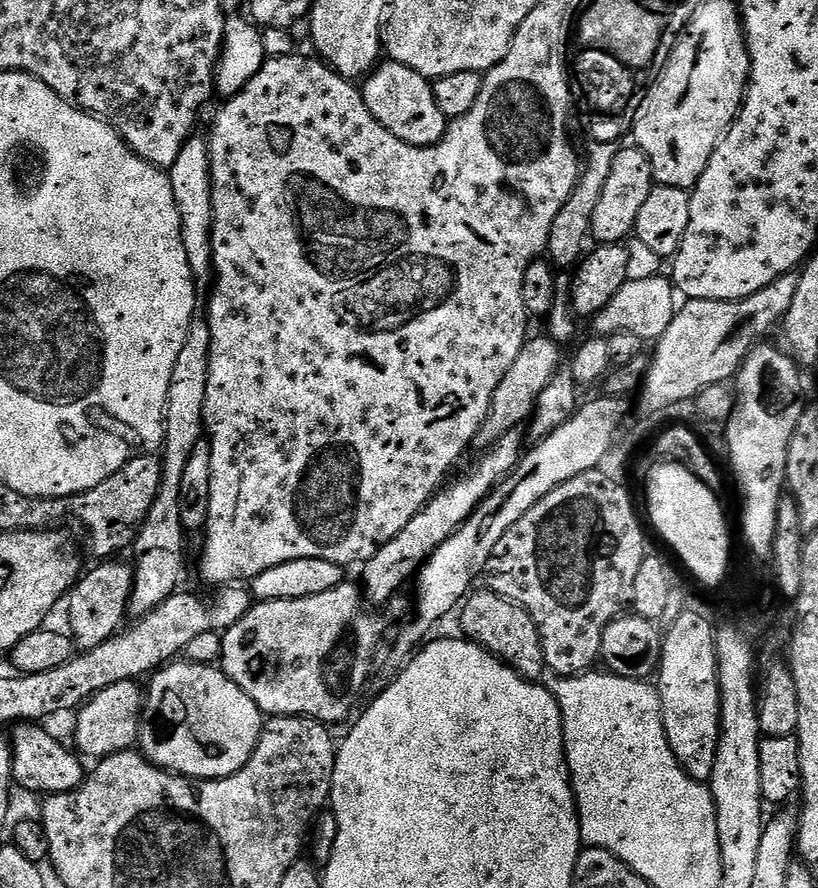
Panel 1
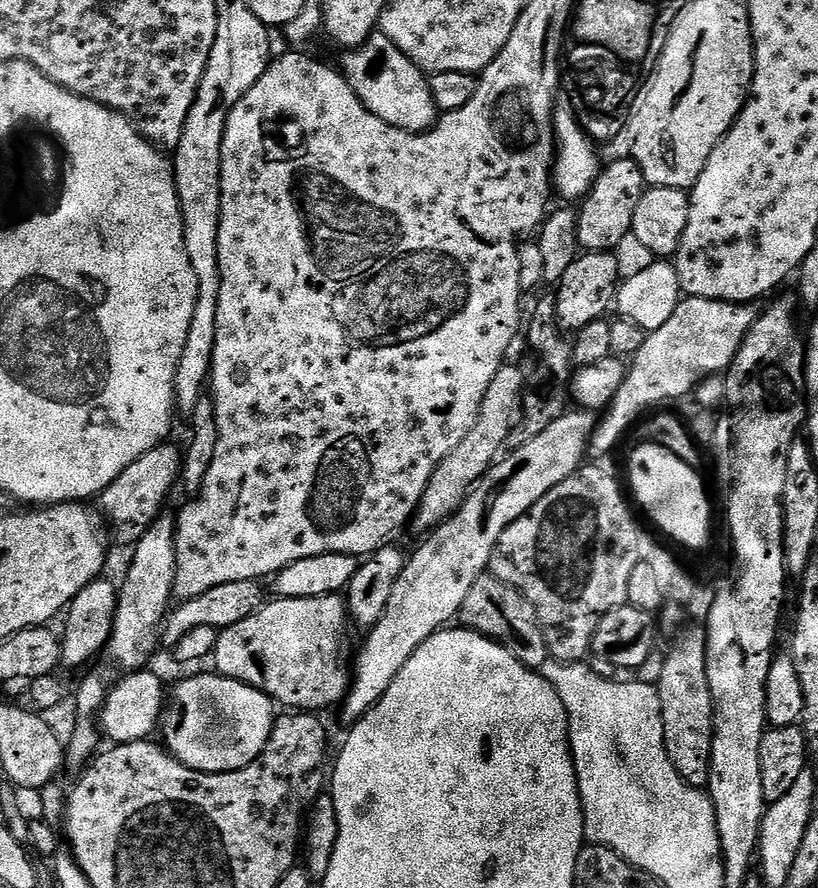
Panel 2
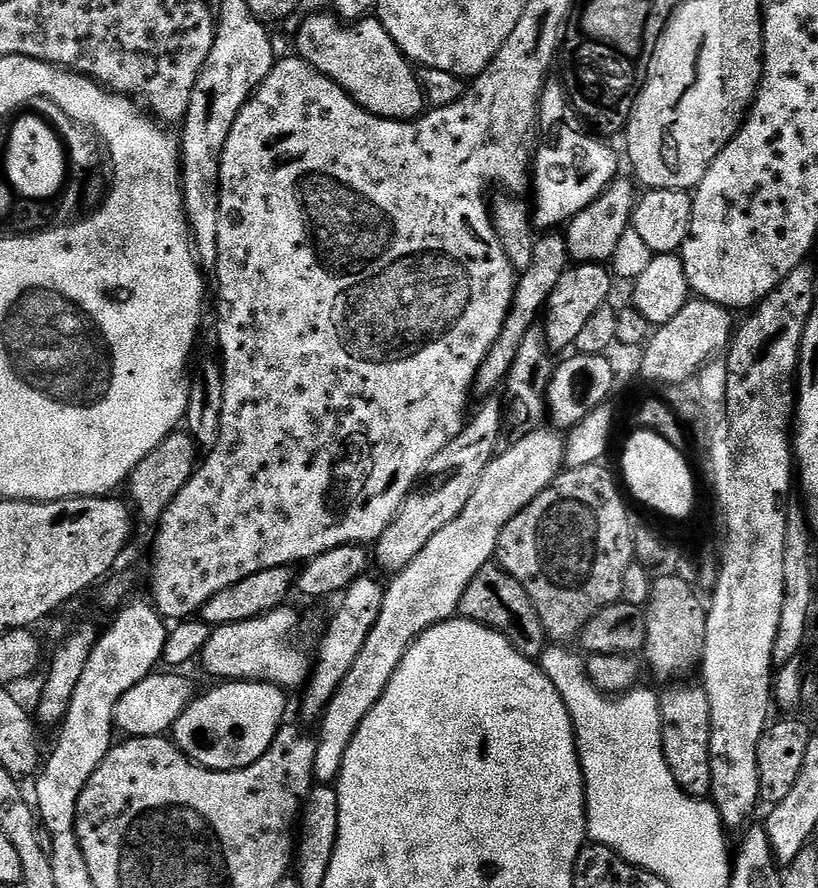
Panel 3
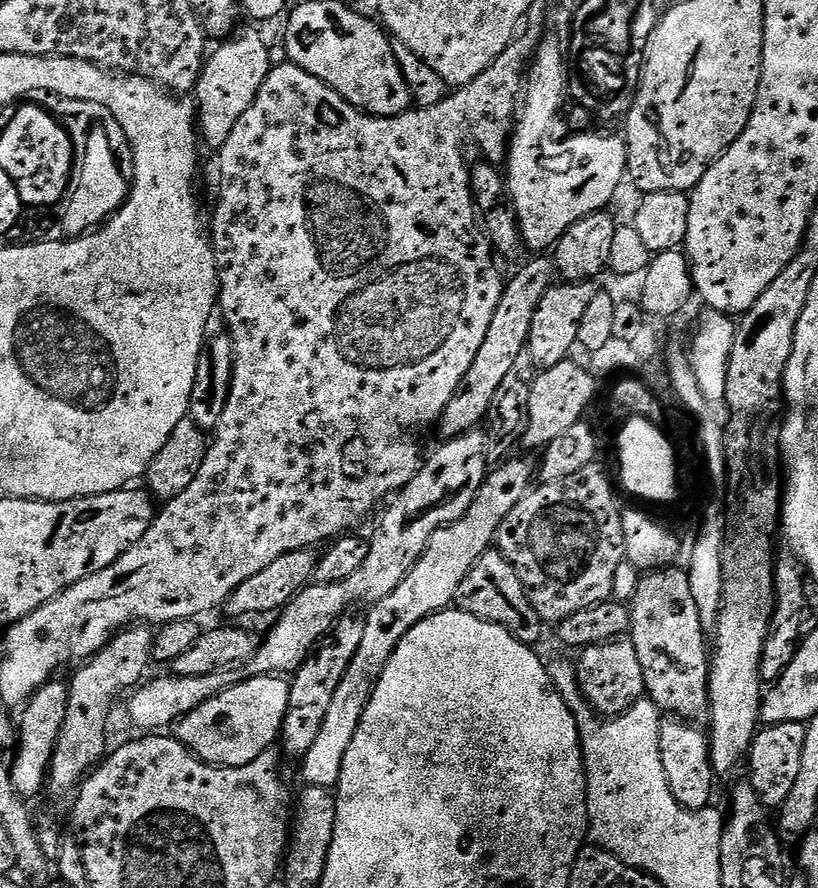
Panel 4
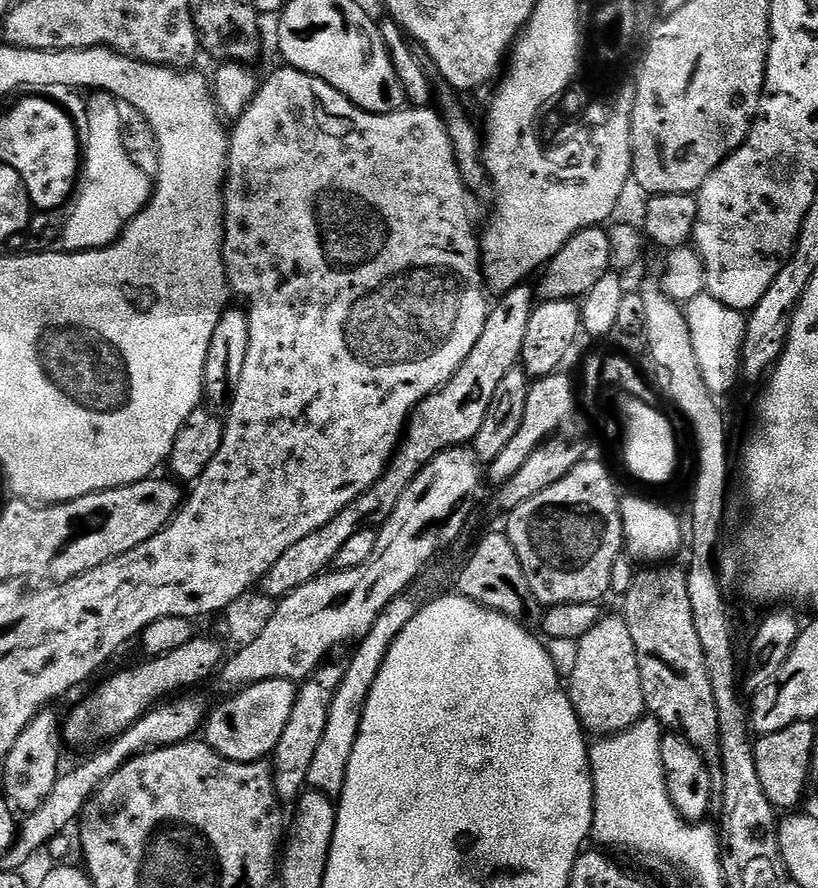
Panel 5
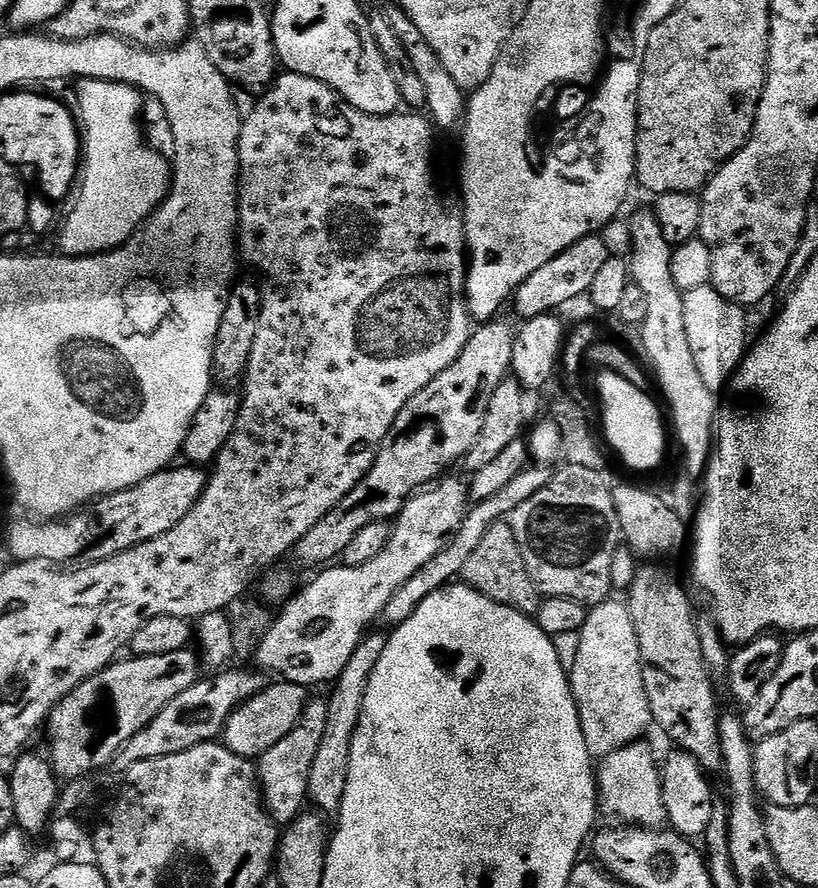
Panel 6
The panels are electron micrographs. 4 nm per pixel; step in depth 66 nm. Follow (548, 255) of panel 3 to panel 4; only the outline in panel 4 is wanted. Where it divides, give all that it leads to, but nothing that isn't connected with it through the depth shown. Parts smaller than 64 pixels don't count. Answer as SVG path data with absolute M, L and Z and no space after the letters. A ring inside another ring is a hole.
M544 254L533 255L533 260L526 261L505 283L498 310L494 314L494 322L486 332L486 342L482 342L482 350L478 352L478 358L474 358L474 366L470 366L459 390L440 415L438 429L440 428L441 437L461 436L479 429L487 421L494 394L498 394L498 386L502 386L507 372L514 367L514 362L518 362L518 358L525 355L530 338L530 322L534 322L534 314L538 314L542 298L546 298L557 279L556 265L546 257Z

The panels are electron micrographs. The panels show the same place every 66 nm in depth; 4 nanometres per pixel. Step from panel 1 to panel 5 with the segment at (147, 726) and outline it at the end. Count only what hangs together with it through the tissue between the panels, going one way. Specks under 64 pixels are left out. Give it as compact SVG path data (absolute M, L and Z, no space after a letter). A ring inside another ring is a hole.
M263 680L239 689L225 699L225 704L211 709L202 729L204 743L219 756L243 764L271 757L286 730L286 722L290 722L297 691L297 685L290 680Z

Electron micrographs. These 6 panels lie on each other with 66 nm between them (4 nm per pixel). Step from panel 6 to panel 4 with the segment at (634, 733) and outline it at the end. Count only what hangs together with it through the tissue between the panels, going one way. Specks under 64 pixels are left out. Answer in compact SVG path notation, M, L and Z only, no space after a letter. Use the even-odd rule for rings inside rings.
M621 638L596 644L581 651L577 659L580 690L593 709L605 717L619 716L630 709L644 695L642 666L637 652L629 639Z

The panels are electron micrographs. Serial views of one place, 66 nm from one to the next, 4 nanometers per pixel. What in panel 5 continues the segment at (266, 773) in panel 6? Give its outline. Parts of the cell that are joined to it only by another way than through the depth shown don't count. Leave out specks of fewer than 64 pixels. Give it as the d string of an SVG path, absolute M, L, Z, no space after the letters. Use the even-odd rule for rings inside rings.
M332 663L321 664L312 677L299 685L290 722L286 722L286 730L271 757L270 763L276 778L276 792L281 801L296 802L308 788L308 775L310 766L314 762L314 753L322 743L322 734L326 734L326 718L330 718L330 702L334 702L334 694L344 677L345 665Z

